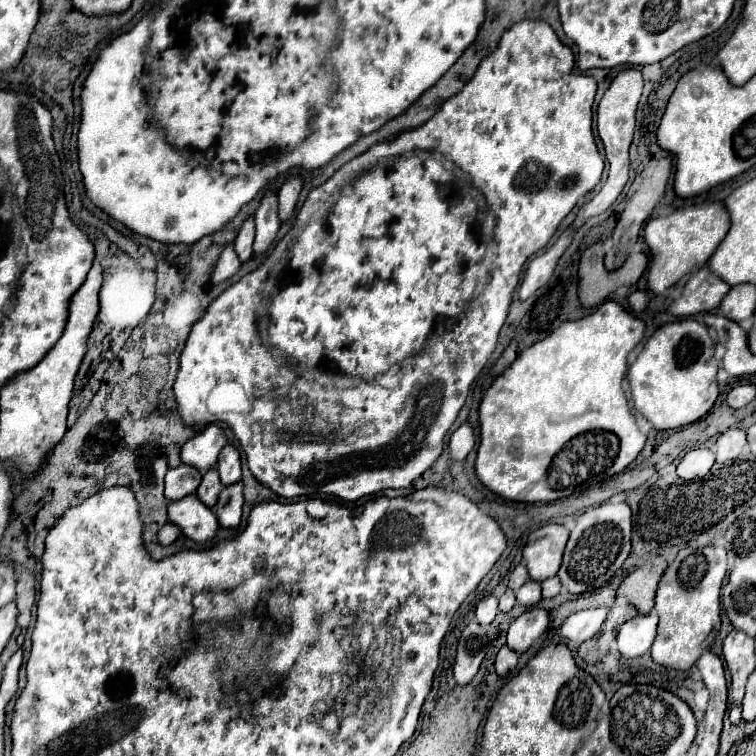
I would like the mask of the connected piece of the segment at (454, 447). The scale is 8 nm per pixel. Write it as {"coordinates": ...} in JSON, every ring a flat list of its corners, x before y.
{"coordinates":[[469,424,459,426,449,438,449,456,453,460,463,460,475,446,475,434]]}

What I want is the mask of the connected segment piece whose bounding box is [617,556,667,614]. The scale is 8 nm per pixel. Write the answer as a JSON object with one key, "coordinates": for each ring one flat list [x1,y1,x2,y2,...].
{"coordinates":[[657,556,631,572,619,586,617,596,625,596,639,614,649,614,655,600,655,590,659,584,661,574,667,568,667,560,663,556]]}

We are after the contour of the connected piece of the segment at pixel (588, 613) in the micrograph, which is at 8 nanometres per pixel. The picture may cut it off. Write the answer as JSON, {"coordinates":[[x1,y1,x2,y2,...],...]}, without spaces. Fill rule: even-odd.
{"coordinates":[[605,608,575,612,563,622,561,636,571,640,571,642,585,642,585,640,593,638,601,630,601,624,603,624,605,616,607,616]]}

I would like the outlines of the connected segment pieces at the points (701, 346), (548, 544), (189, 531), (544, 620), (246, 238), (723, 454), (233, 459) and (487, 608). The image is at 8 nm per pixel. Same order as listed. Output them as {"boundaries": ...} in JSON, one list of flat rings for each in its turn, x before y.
{"boundaries":[[[683,318,683,320,669,322,661,328,657,328,653,332,653,336,645,342,641,354,629,366,629,372,627,372,635,410,641,412,657,430,681,428,681,426,693,424,695,420,705,416,719,396,719,388,717,388,717,380,715,380,717,360,713,358,713,352,715,352,715,344,707,332,707,326,699,324,693,318]],[[547,524,529,534,523,548,523,564,527,566,531,580,543,582,557,574,567,538,569,530,561,524]],[[195,494,169,504,169,520,175,526,179,526,189,540,197,544,209,542,219,530,219,522,213,510,205,508,205,504,201,504,201,500,195,498]],[[531,608,511,622,507,646,521,654,547,630,547,626,549,626,549,614,541,608]],[[249,216,243,224,241,224,241,230,235,238,235,250,241,258,241,262,249,260,251,254,253,254,253,236,255,236,255,222,253,222,253,216]],[[729,428,727,432,723,432,717,442,715,442,715,456,717,462,727,462,733,460,741,454,741,450,745,448,745,430,741,428]],[[225,446,221,450,217,470,219,470,219,478,223,486,231,486,241,480,241,458,233,446]],[[491,596,491,598,485,598,485,600,481,600,481,602,477,604,475,616,477,616,477,622,479,622,481,626,491,624,493,618,495,618,495,614,497,614,497,598]]]}

